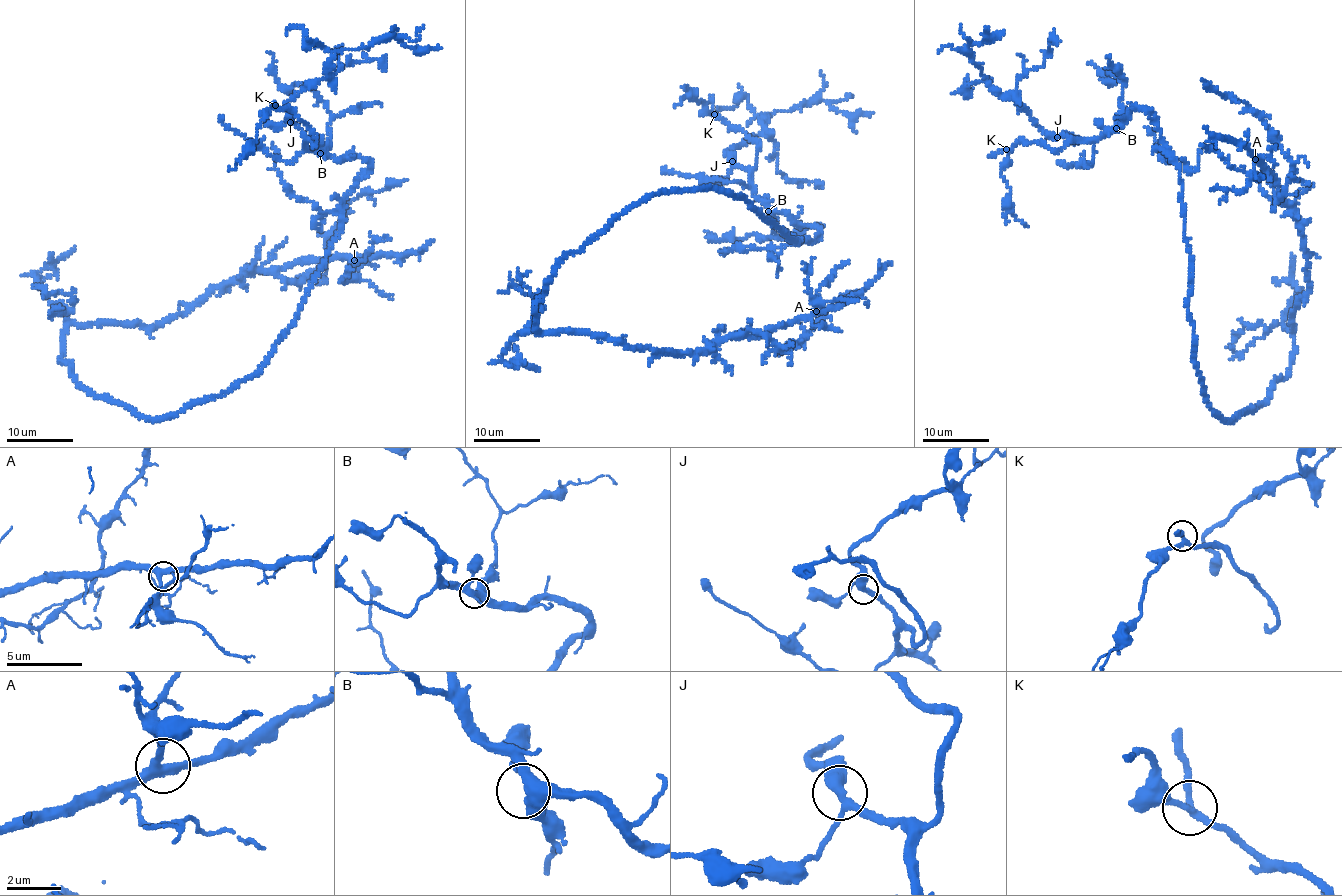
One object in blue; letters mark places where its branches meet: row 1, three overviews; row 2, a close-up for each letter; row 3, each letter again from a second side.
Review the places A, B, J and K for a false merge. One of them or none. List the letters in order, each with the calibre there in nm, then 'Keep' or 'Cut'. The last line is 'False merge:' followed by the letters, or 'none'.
A: Thickness 320 nm. Keep
B: Thickness 440 nm. Keep
J: Thickness 340 nm. Keep
K: Thickness 220 nm. Keep
False merge: none

